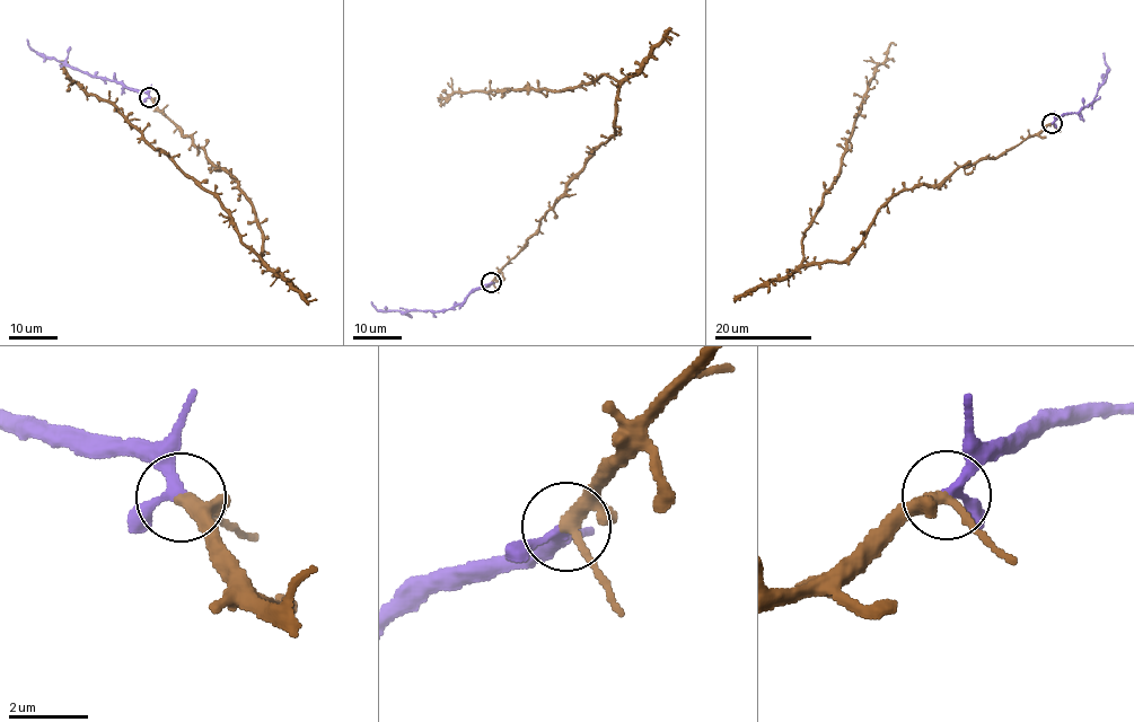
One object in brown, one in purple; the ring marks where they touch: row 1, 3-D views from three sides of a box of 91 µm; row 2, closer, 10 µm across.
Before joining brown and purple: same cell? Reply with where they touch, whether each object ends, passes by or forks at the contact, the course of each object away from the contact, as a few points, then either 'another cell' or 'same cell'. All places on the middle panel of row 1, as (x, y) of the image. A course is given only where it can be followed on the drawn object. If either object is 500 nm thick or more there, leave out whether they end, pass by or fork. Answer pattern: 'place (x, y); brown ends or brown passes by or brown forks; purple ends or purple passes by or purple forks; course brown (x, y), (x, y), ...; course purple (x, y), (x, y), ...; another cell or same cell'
place (491, 282); brown forks; purple passes by; course brown (492, 282), (612, 135), (617, 84), (604, 73), (559, 91), (456, 90), (439, 100), (444, 105); course purple (492, 282), (478, 287), (462, 302), (437, 311), (377, 310), (371, 301); same cell

